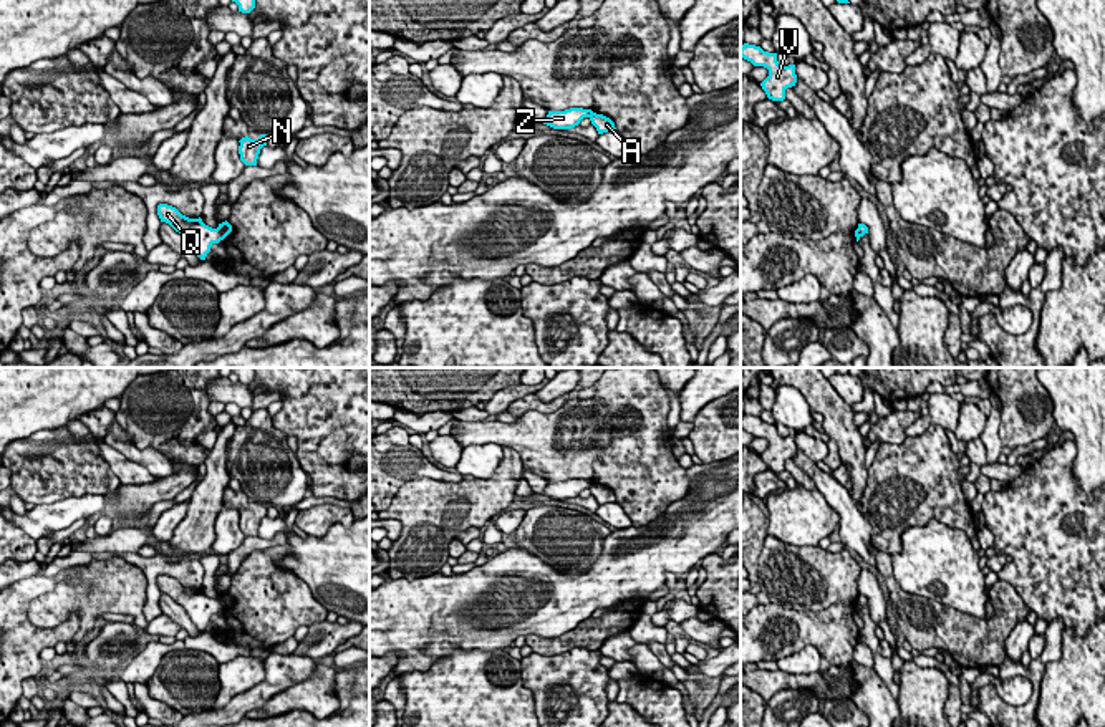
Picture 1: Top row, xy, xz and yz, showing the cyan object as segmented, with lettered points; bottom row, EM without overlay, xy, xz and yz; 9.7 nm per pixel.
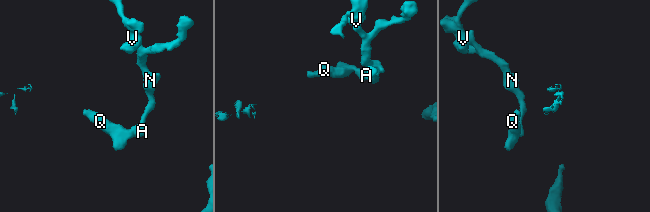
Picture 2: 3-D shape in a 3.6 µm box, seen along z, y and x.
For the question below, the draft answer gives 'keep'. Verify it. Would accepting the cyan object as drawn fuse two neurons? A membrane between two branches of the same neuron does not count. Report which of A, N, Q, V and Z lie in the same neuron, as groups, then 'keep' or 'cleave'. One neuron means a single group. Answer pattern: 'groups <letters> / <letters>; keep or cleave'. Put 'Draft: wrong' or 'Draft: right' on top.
Draft: wrong
groups A N V / Q Z; cleave

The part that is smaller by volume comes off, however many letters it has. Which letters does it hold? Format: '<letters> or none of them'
A, N, V

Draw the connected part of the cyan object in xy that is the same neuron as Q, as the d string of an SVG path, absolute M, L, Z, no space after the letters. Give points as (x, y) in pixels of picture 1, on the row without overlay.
M167 575L157 576L157 586L161 593L169 595L176 603L179 603L191 621L200 629L205 631L210 618L224 611L219 598L212 599L202 593L202 590L189 590L182 586L176 578Z

